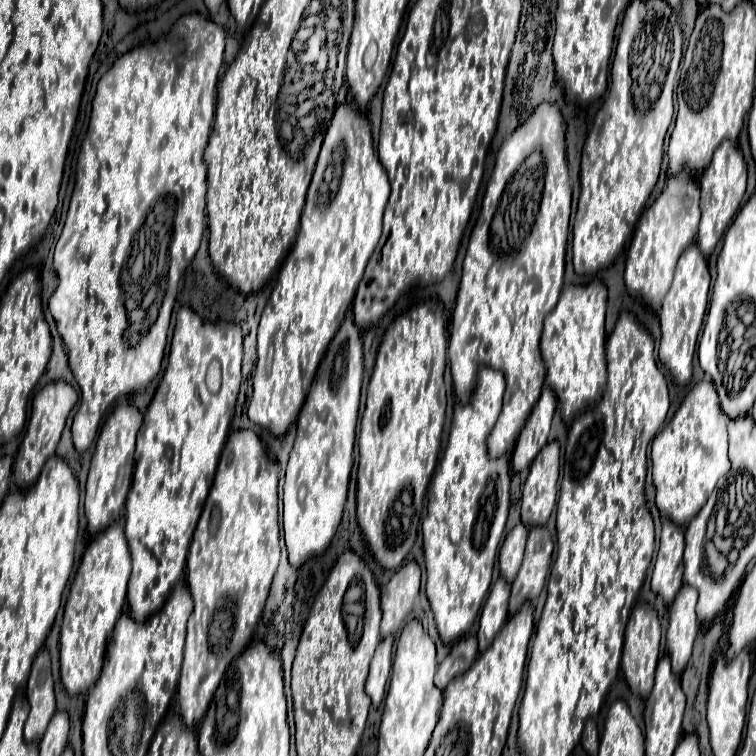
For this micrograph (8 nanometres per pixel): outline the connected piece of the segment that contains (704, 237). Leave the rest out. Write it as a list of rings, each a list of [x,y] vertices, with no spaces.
[[[732,141],[720,143],[720,147],[714,151],[710,167],[700,177],[700,189],[702,189],[702,197],[700,197],[702,219],[700,219],[700,231],[698,231],[696,245],[704,257],[710,257],[710,253],[722,239],[724,231],[728,229],[732,217],[736,215],[740,201],[744,197],[744,191],[746,191],[746,163],[736,143]]]

